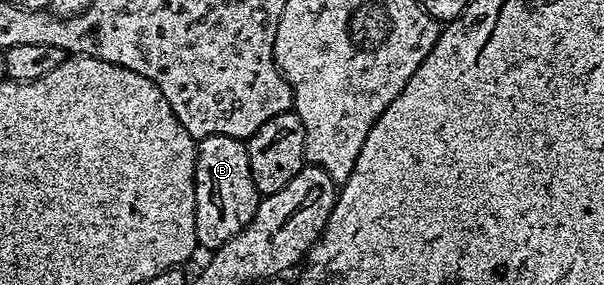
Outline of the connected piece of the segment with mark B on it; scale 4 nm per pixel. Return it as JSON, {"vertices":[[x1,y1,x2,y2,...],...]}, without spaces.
{"vertices":[[206,136,198,141,195,149,195,225,200,249,214,250,232,240,255,216,260,199,249,170,249,154,244,141,228,136]]}

